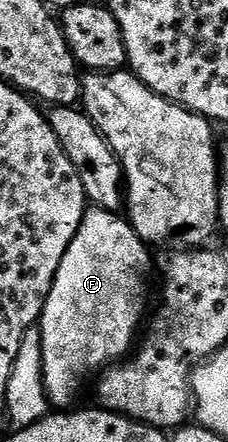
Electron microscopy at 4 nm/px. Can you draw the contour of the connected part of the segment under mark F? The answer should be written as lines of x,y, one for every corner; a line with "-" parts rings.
97,208
87,209
72,244
68,244
68,252
64,252
64,260
60,260
52,292
48,292
48,300
44,304
40,319
42,378
46,398
51,407
73,407
77,403
74,401
81,396
82,389
90,377
93,379
103,368
109,367
117,360
125,359
131,353
135,345
134,333
137,332
138,325
142,322
142,313
146,310
149,252
151,253
147,243
142,242
140,236
136,236
129,221
121,213

